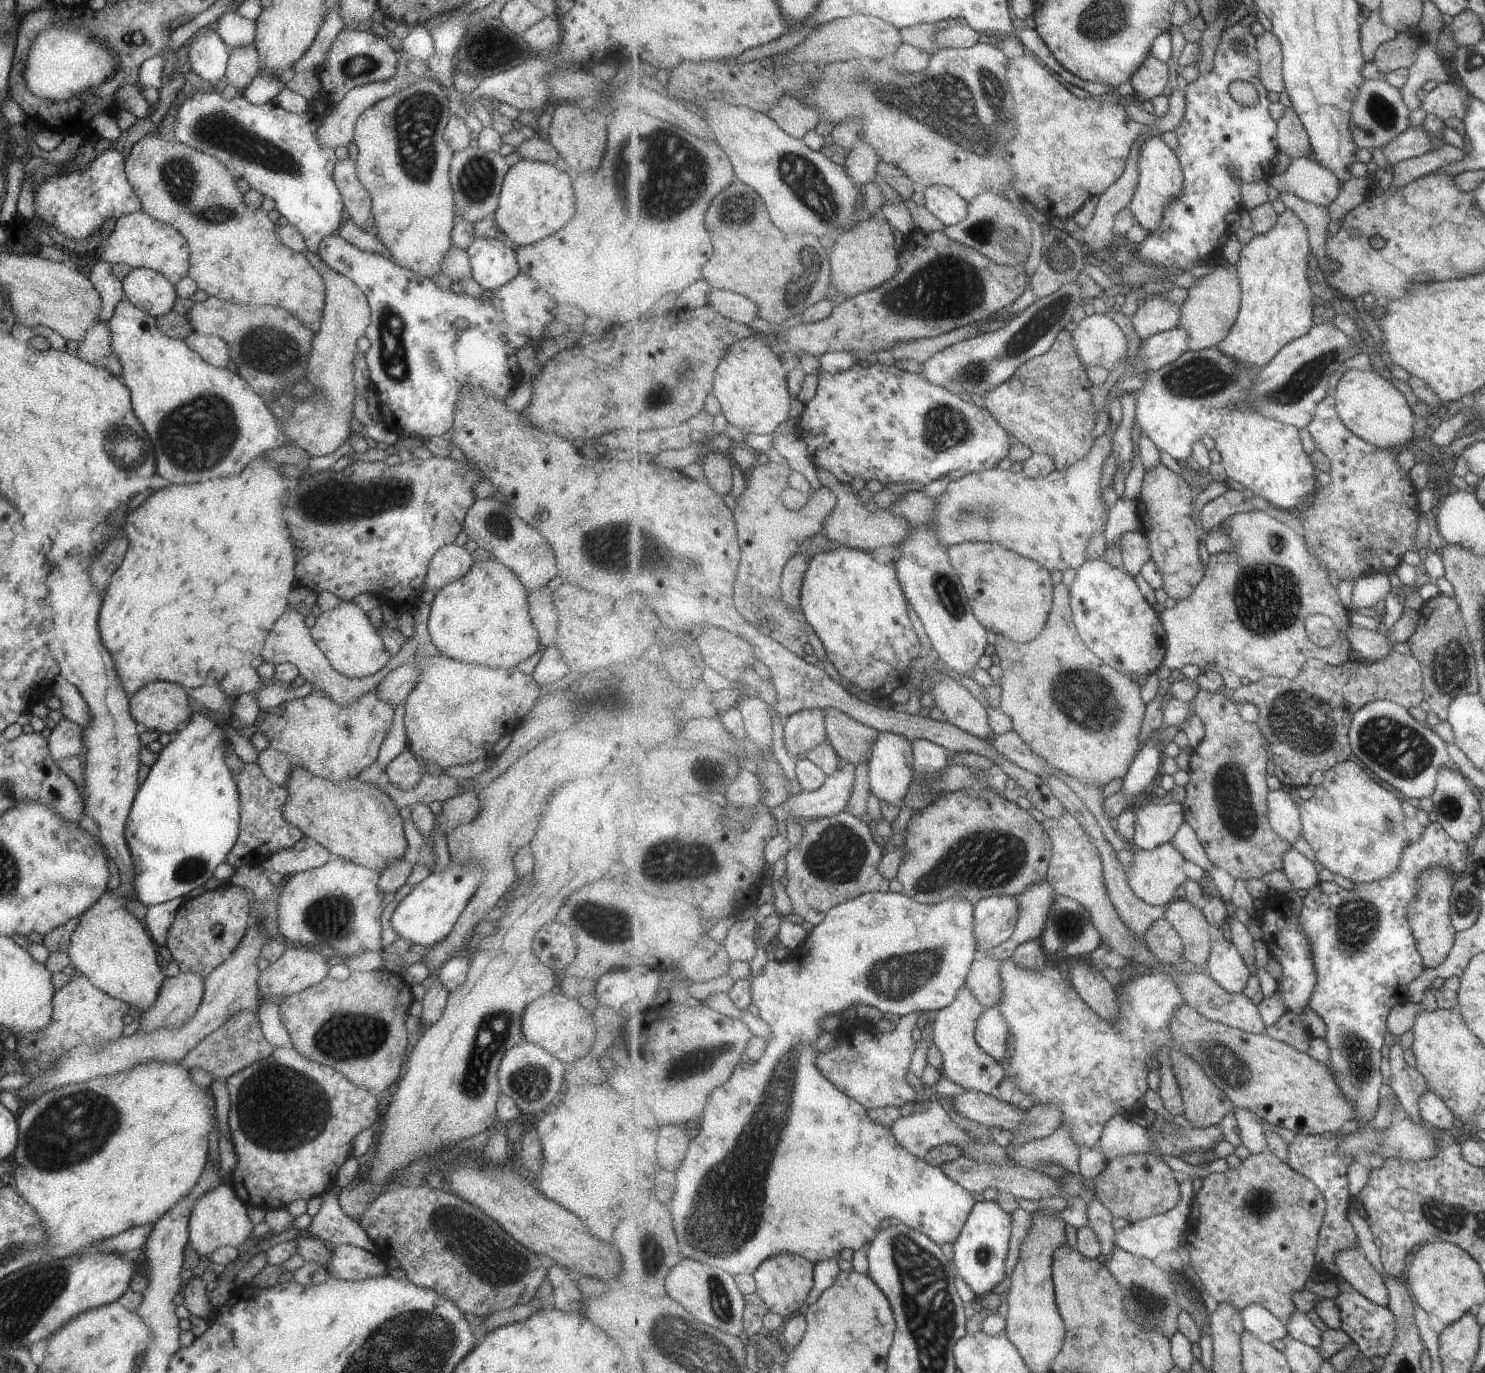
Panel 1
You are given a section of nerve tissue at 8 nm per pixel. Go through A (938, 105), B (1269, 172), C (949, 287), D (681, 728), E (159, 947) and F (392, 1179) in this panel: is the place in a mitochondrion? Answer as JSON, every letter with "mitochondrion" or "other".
{"A":"mitochondrion","B":"other","C":"mitochondrion","D":"other","E":"other","F":"other"}

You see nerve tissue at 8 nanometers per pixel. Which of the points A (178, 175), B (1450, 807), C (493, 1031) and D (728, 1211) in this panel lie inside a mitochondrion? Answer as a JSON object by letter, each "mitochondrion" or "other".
{"A":"mitochondrion","B":"mitochondrion","C":"mitochondrion","D":"mitochondrion"}

